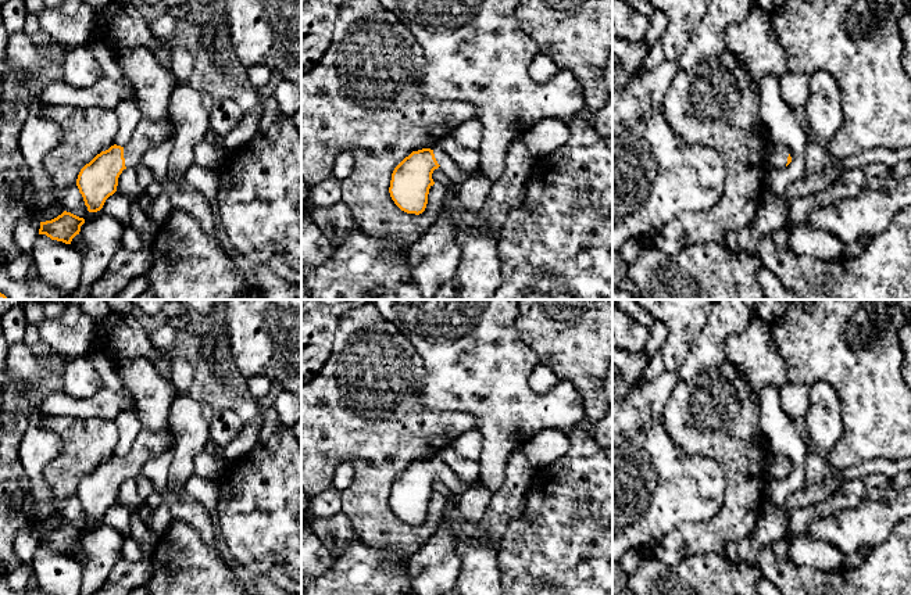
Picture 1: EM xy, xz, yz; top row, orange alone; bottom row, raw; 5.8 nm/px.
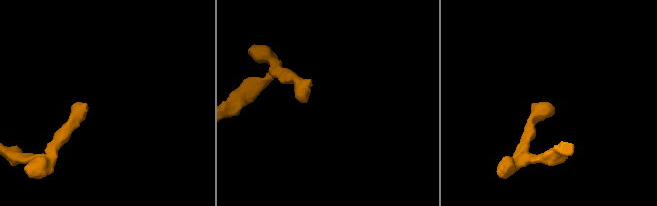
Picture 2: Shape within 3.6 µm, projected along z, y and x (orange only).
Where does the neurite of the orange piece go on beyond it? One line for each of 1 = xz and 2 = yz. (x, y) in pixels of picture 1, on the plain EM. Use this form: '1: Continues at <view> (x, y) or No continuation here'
1: Continues at xz (457, 487)
2: Continues at yz (779, 463)

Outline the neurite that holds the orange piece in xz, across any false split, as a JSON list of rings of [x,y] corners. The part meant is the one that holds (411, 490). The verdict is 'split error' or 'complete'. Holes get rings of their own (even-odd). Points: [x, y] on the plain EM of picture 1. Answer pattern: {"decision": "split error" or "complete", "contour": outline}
{"decision": "split error", "contour": [[[440,458],[412,462],[392,484],[389,503],[394,515],[407,524],[422,524],[428,515],[429,499],[435,495],[432,484],[439,477],[456,498],[475,485],[461,481]]]}

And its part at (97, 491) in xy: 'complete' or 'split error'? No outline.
split error

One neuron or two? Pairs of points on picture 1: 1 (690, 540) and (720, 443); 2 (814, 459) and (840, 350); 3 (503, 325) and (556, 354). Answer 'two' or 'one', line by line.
1: one
2: two
3: two

